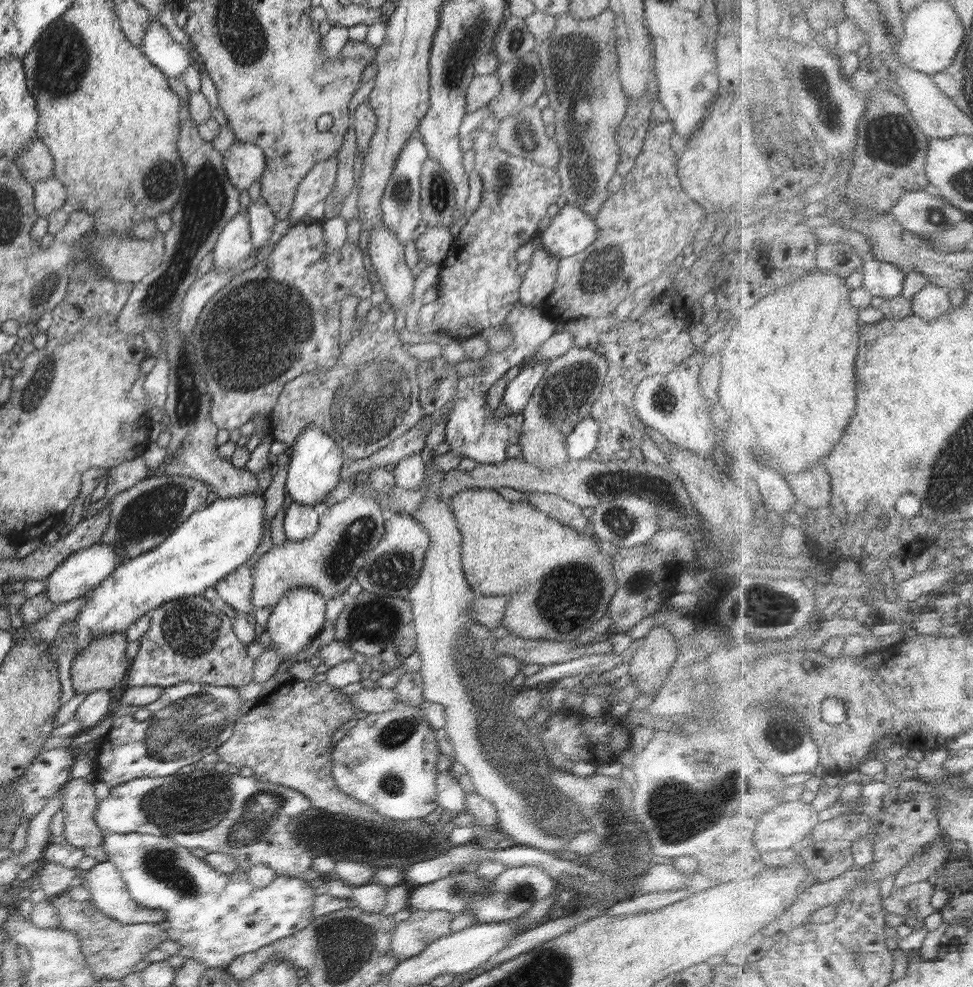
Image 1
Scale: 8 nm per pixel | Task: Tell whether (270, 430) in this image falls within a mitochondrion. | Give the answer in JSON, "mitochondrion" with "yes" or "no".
{"mitochondrion":"no"}

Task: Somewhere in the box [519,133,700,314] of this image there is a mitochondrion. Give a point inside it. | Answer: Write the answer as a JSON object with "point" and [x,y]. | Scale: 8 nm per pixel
{"point":[602,269]}

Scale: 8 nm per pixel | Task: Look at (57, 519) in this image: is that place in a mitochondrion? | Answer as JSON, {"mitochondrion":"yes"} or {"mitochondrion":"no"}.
{"mitochondrion":"no"}

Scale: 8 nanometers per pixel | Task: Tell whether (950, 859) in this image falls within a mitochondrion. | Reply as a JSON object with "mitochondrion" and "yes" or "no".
{"mitochondrion":"no"}

